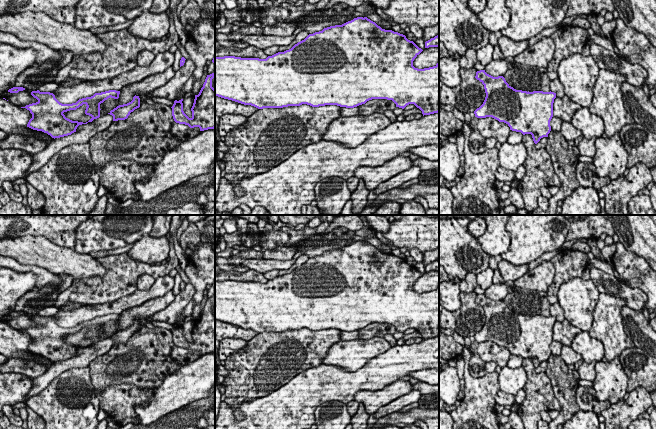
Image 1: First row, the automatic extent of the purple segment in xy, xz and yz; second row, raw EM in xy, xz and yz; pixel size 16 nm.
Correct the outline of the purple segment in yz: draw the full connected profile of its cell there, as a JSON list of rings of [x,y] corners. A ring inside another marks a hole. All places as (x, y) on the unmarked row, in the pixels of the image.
[[[485,294],[477,295],[475,302],[484,309],[486,317],[483,328],[474,335],[475,341],[492,341],[506,347],[512,355],[531,358],[535,368],[548,361],[556,317],[516,314],[503,300],[493,301]]]

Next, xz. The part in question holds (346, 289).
[[[357,241],[342,249],[330,250],[309,258],[291,273],[266,283],[215,280],[215,320],[258,333],[302,328],[312,331],[337,329],[354,332],[372,323],[387,323],[402,333],[414,328],[422,335],[423,340],[430,339],[439,336],[439,286],[433,291],[415,292],[413,285],[422,275],[405,259],[382,253],[367,241]]]

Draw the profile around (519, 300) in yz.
[[[514,281],[505,282],[508,293],[504,302],[509,310],[522,315],[550,316],[550,302],[546,292],[527,290],[515,285]]]

